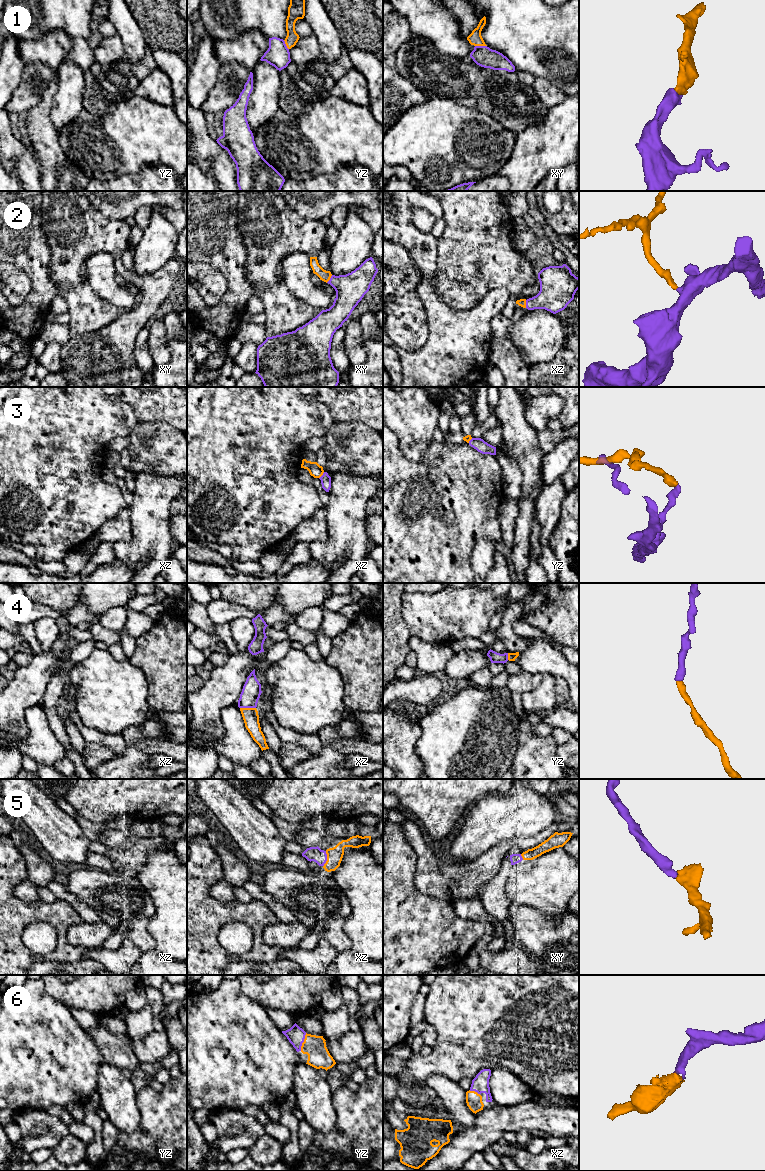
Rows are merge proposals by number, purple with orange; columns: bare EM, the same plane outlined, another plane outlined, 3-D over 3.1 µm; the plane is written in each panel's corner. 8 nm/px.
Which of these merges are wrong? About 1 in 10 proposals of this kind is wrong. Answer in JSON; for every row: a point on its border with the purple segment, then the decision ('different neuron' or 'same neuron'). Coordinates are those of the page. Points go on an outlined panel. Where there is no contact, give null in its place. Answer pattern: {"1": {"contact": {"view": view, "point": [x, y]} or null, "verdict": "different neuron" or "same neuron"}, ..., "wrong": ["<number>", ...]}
{"1": {"contact": {"view": "xy", "point": [481, 46]}, "verdict": "same neuron"}, "2": {"contact": {"view": "xy", "point": [330, 279]}, "verdict": "same neuron"}, "3": {"contact": {"view": "xz", "point": [322, 475]}, "verdict": "different neuron"}, "4": {"contact": {"view": "xz", "point": [248, 707]}, "verdict": "same neuron"}, "5": {"contact": {"view": "xz", "point": [326, 859]}, "verdict": "same neuron"}, "6": {"contact": {"view": "yz", "point": [303, 1041]}, "verdict": "same neuron"}, "wrong": ["3"]}

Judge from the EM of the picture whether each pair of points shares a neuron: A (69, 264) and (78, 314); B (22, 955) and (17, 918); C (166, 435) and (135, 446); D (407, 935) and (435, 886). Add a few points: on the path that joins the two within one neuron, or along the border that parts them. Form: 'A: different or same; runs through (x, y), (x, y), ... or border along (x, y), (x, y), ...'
A: same; runs through (69, 276), (78, 293), (78, 302)
B: same; runs through (15, 946), (15, 927)
C: same; runs through (158, 443), (154, 447), (143, 447)
D: different; border along (413, 879), (414, 885), (421, 892), (452, 902)

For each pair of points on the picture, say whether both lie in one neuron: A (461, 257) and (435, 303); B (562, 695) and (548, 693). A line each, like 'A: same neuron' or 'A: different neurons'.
A: different neurons
B: different neurons

